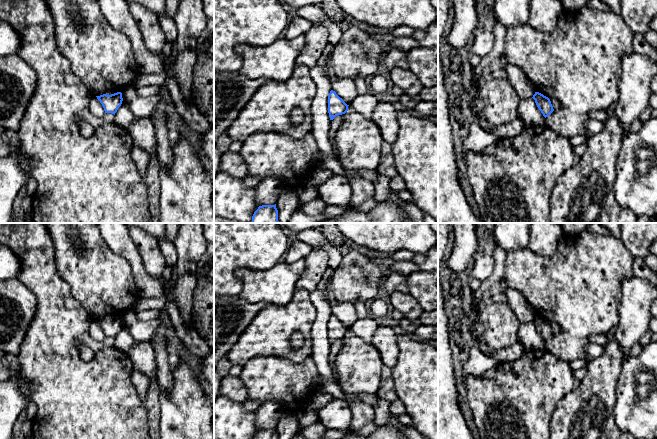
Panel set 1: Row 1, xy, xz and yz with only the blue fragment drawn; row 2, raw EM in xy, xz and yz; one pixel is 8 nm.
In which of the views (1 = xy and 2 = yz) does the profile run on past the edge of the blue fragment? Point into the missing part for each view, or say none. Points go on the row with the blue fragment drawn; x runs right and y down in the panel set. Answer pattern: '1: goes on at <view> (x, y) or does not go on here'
1: does not go on here
2: does not go on here

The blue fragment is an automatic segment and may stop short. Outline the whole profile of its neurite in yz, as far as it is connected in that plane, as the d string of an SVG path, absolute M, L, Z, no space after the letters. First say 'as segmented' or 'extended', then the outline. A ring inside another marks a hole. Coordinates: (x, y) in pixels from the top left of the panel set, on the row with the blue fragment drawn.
as segmented | M535 92L532 98L545 118L554 111L550 99L543 94Z

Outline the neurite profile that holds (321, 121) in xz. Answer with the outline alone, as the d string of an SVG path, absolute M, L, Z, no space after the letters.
M318 62L309 69L309 75L316 84L316 94L311 107L313 118L311 132L317 142L319 151L334 156L329 139L331 120L328 113L328 95L332 90L331 84Z

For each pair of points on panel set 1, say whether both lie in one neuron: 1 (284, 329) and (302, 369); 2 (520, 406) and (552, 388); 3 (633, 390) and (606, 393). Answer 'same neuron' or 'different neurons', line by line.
1: different neurons
2: same neuron
3: different neurons

